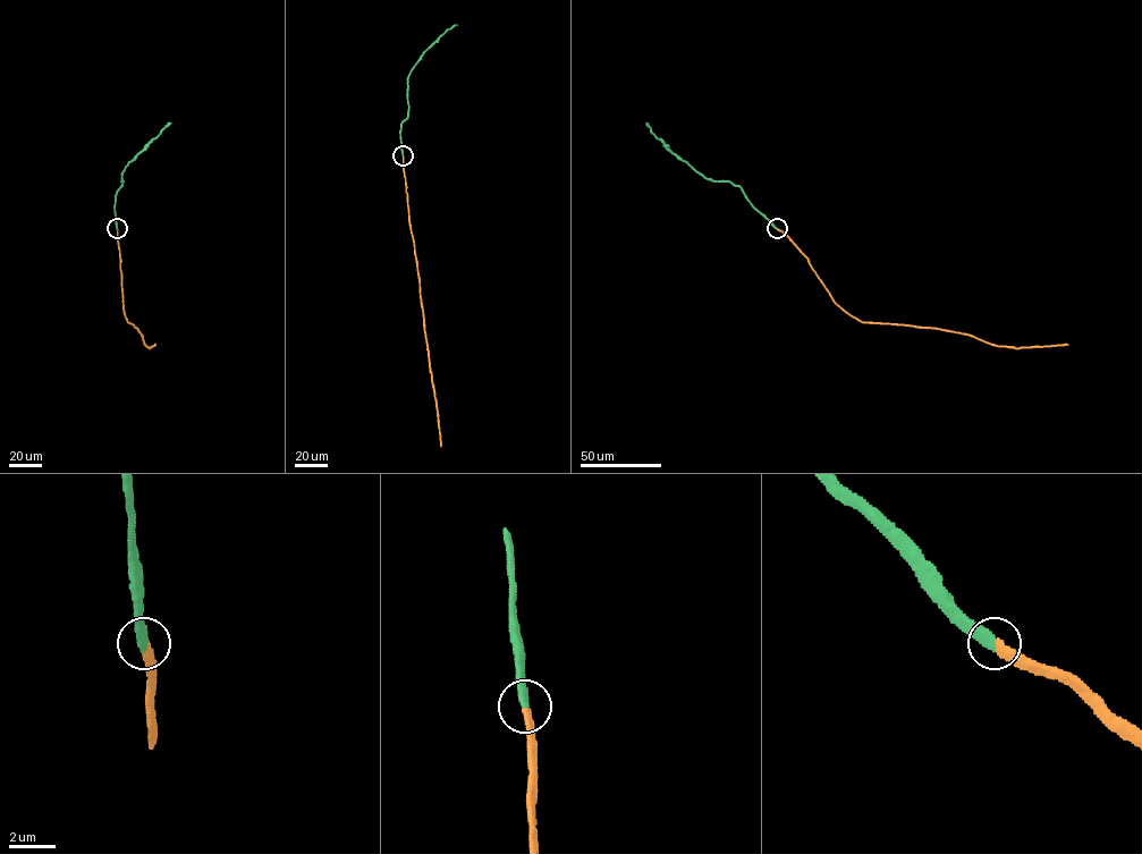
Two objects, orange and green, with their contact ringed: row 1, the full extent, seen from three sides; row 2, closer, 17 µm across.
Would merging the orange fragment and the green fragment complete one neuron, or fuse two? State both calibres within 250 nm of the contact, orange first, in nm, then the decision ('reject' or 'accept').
calibres 360 and 440 nm; accept

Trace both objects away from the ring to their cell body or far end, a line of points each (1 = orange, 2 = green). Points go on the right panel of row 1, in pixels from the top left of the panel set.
1: (777, 228), (808, 259), (832, 299), (863, 322), (942, 329), (1016, 348), (1067, 344)
2: (777, 228), (738, 186), (708, 179), (696, 172), (675, 155), (646, 123)

